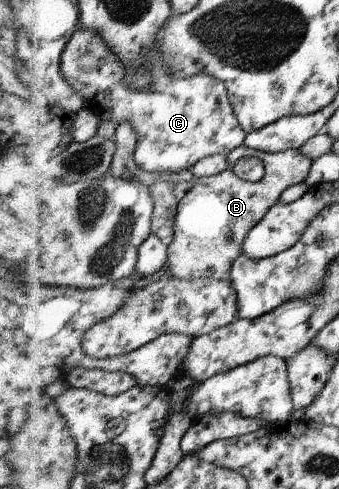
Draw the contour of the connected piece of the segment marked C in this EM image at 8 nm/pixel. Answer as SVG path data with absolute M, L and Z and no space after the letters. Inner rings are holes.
M79 28L65 47L60 63L63 76L73 90L81 95L85 109L96 113L101 120L117 122L118 126L121 123L133 125L138 134L134 157L142 169L150 173L174 175L193 168L205 156L230 153L244 144L248 132L245 132L237 118L229 98L228 86L222 80L205 73L175 77L170 65L164 60L159 41L160 36L154 41L152 52L145 58L146 64L139 69L142 75L150 78L150 84L145 89L135 89L124 80L124 67L113 51L93 31L83 31Z

